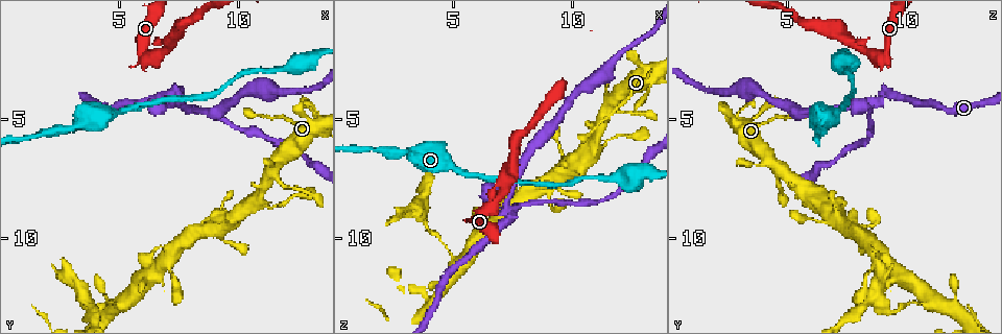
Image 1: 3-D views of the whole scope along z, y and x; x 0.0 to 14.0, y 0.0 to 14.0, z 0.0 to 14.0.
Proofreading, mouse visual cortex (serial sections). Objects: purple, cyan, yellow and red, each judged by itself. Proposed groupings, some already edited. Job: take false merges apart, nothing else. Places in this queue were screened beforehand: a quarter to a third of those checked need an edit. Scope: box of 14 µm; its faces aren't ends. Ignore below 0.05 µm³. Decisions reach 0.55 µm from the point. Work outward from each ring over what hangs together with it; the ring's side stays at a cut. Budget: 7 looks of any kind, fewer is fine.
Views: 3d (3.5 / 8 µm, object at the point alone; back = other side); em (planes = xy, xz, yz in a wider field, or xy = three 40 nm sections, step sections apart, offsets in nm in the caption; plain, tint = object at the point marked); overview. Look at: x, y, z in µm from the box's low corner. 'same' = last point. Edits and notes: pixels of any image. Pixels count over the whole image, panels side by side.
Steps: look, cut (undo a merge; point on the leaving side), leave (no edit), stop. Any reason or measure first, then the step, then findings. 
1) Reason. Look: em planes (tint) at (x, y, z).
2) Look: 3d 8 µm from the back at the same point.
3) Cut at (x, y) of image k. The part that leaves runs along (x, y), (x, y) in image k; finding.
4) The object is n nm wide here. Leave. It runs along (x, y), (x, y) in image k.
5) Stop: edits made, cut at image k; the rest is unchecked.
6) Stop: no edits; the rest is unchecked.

Sharp bend. Look: 3d 3.5 µm at (6.0, 2.3, 9.1).

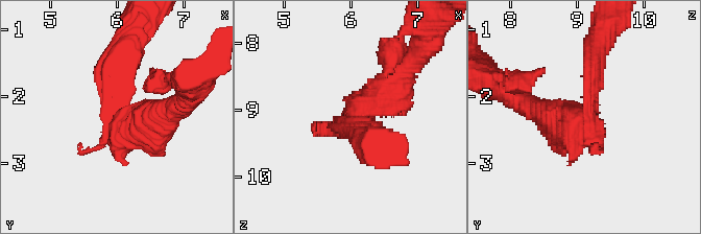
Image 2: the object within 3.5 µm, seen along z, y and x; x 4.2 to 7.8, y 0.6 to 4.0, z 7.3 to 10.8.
Look: em planes (tint) at (5.95, 2.35, 9.20).

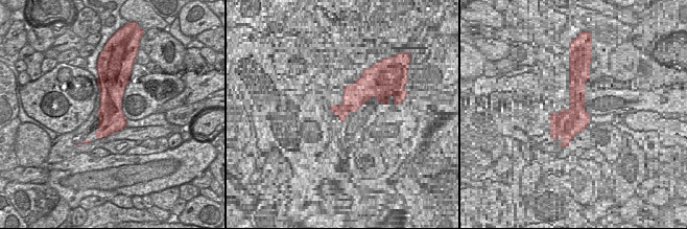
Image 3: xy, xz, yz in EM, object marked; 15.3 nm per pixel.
Cut at (546, 113) of image 2. The part that leaves runs along (112, 99), (115, 121), (172, 109) in image 2; a second cell is stuck on.

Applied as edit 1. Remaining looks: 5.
See it whole again. Look: overview.

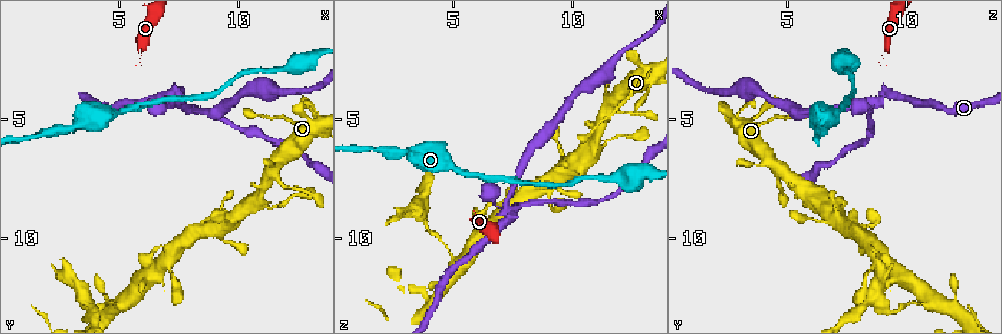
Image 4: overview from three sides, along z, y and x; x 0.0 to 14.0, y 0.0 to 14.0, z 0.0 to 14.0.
Thick turns thin. Look: 3d 3.5 µm at (7.5, 4.3, 8.9).

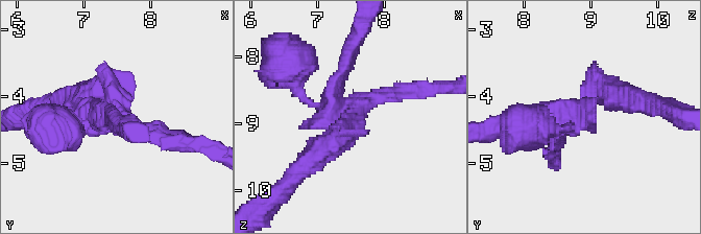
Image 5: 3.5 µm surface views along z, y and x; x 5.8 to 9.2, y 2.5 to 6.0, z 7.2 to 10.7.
Look: em xy step 2 (tint) at (7.50, 4.25, 8.90).

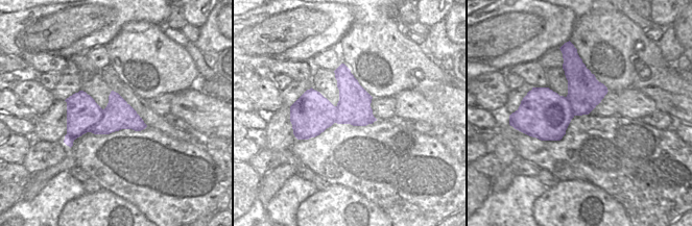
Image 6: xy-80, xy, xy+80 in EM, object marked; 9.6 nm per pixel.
Cut at (287, 85) of image 5. A second cell is stuck on.

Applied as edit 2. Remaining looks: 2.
Stop: edits made, cut at image 2, cut at image 5; the rest is unchecked.

